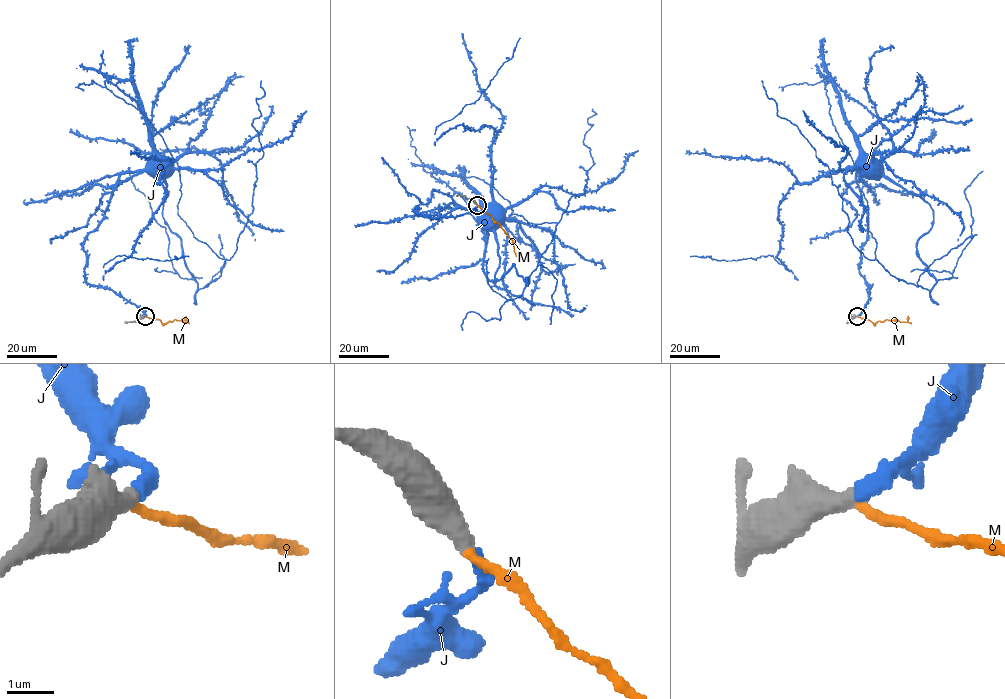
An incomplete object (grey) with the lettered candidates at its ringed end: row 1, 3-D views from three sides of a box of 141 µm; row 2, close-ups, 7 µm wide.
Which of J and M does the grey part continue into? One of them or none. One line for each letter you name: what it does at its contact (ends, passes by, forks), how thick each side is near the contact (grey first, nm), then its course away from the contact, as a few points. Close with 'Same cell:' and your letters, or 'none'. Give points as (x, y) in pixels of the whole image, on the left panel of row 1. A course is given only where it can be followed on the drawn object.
J: it ends | 440/360 nm | via (145, 316), (139, 307), (109, 289), (89, 284), (83, 242), (104, 215), (117, 178), (149, 169), (157, 161)
Same cell: J

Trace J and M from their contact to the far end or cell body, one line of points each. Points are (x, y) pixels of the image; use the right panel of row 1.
J: (857, 316), (869, 299), (870, 288), (859, 271), (867, 234), (867, 215), (856, 178), (863, 169), (862, 161)
M: (857, 316), (873, 323), (886, 319), (907, 321), (907, 316)

